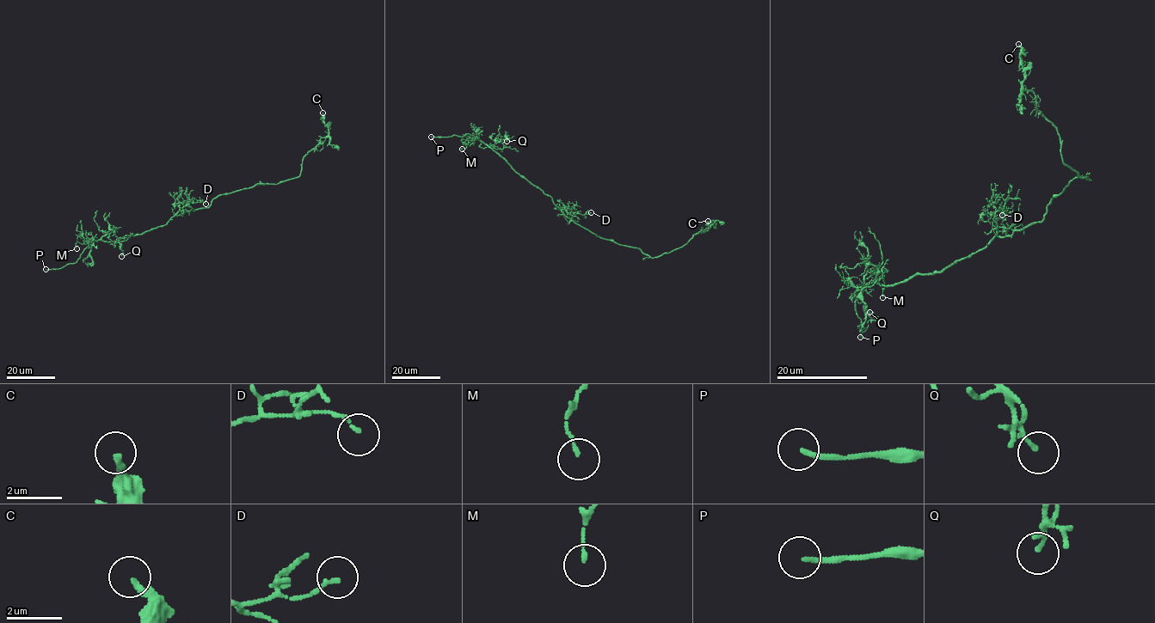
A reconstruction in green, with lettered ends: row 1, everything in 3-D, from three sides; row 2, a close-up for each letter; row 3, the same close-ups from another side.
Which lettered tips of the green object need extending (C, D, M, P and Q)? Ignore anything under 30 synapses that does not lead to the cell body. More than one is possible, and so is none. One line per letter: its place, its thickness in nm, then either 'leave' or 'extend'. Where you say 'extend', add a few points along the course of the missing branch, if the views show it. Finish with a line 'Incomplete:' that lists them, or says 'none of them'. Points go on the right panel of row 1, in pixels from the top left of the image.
C: at (1018, 44); 190 nm thick; leave
D: at (1002, 215); 140 nm thick; leave
M: at (882, 297); 120 nm thick; leave
P: at (860, 337); 180 nm thick; extend; missing branch runs (860, 337), (871, 363), (888, 379)
Q: at (869, 312); 150 nm thick; leave
Incomplete: P

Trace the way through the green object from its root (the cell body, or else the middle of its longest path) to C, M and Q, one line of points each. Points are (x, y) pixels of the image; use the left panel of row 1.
C: (199, 209), (208, 207), (221, 194), (297, 178), (303, 157), (328, 134), (322, 112)
M: (199, 209), (175, 215), (163, 225), (112, 241), (88, 241), (81, 234), (76, 238), (76, 248)
Q: (199, 209), (175, 215), (165, 225), (112, 241), (101, 238), (113, 231), (120, 244), (121, 256)

